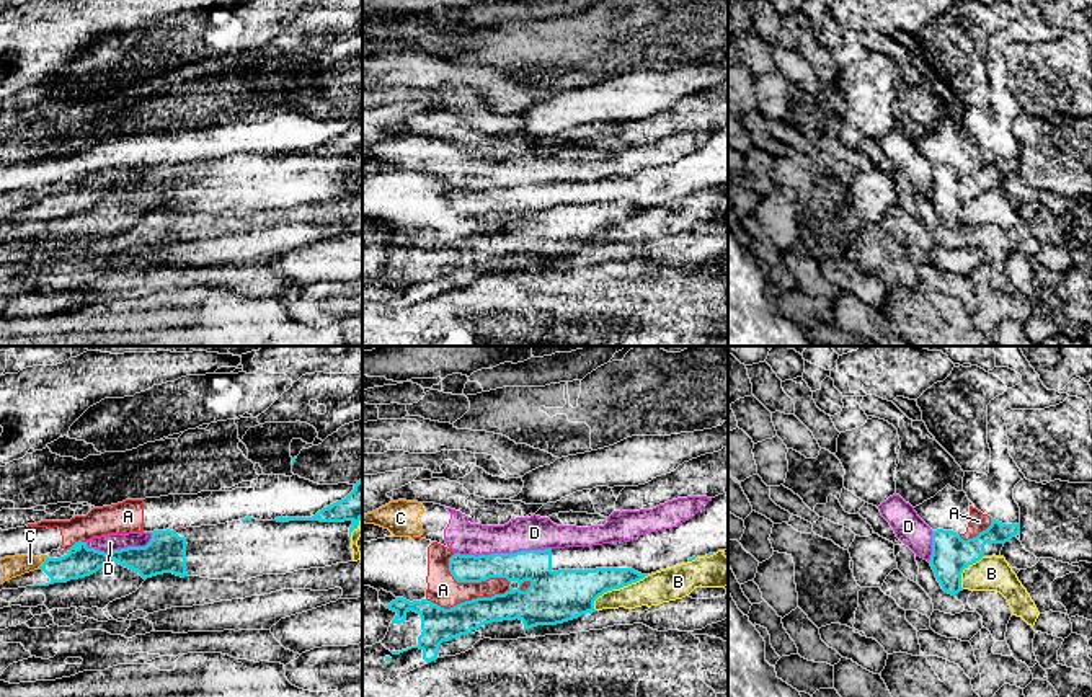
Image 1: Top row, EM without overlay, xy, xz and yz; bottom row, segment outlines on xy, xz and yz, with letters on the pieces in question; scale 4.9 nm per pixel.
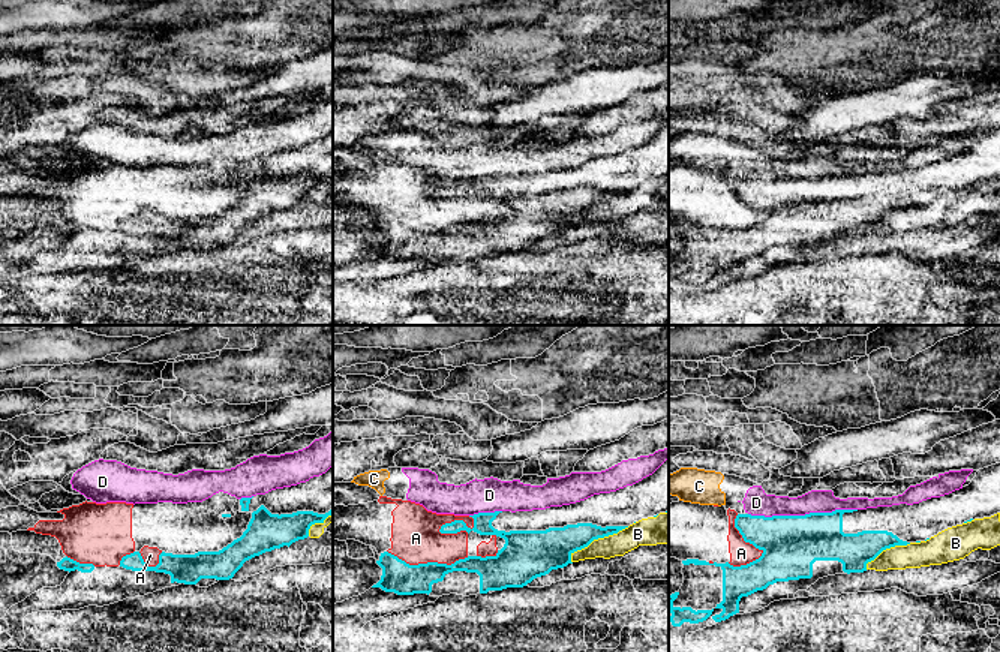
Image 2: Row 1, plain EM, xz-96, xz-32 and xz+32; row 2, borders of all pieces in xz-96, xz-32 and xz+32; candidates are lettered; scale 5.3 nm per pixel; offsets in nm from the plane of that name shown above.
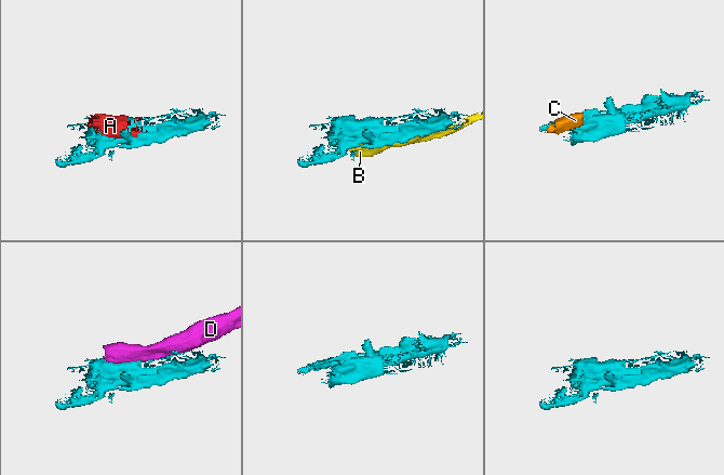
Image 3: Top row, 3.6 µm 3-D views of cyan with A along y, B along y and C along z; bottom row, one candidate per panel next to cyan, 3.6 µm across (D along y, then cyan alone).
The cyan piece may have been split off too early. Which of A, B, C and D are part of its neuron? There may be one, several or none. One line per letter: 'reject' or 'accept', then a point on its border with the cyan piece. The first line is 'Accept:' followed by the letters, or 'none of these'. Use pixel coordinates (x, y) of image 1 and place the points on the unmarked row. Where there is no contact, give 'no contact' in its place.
Accept: none of these
A: reject; contact xz (467, 235)
B: reject; contact xz (617, 222)
C: reject; contact xy (44, 196)
D: reject; contact xz (503, 188)

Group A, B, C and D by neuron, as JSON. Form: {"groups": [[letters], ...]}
{"groups": [["A"], ["B"], ["C", "D"]]}

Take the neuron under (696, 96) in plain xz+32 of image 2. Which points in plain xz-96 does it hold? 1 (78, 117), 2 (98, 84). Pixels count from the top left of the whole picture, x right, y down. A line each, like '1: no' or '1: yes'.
1: no
2: yes

